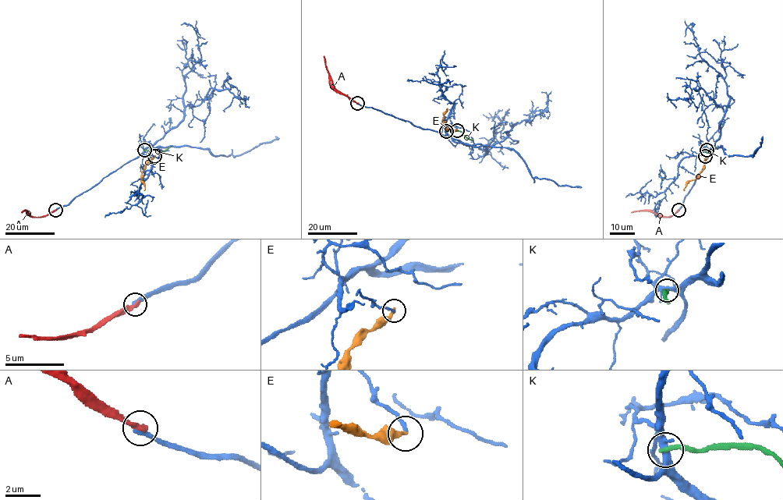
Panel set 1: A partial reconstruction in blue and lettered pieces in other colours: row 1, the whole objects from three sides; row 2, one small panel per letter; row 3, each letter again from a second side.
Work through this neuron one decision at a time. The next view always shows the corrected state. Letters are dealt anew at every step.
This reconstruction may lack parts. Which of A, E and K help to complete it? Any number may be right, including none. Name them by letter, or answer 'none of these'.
none of these

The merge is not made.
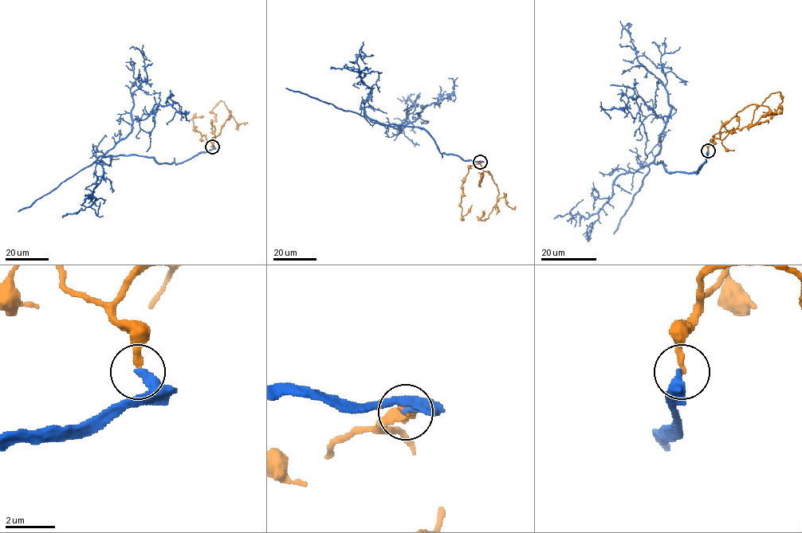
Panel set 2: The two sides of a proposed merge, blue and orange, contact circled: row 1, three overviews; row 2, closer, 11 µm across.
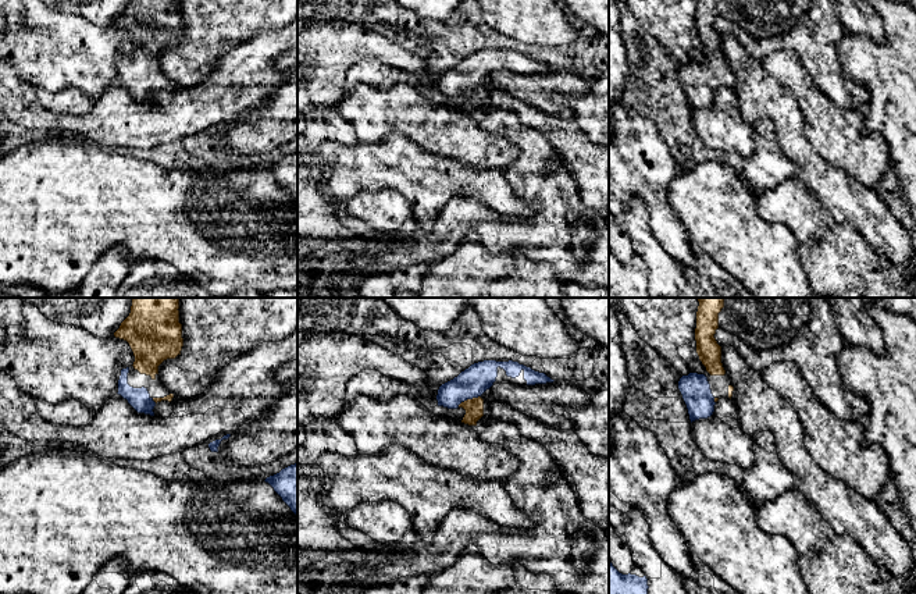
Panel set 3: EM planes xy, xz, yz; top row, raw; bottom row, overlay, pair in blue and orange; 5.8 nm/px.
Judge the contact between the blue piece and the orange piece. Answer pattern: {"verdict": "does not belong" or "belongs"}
{"verdict": "belongs"}

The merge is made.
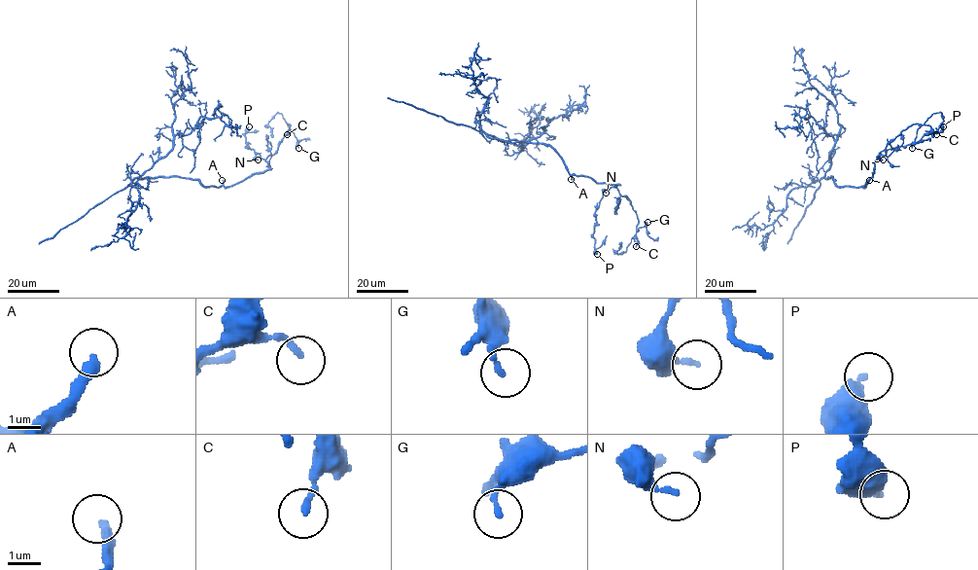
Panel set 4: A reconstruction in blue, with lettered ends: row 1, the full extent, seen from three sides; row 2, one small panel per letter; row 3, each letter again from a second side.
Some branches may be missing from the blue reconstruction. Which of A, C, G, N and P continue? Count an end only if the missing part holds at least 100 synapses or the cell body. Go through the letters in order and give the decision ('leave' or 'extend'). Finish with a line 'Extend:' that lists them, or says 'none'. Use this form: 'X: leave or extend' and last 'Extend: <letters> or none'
A: extend
C: leave
G: leave
N: leave
P: leave
Extend: A

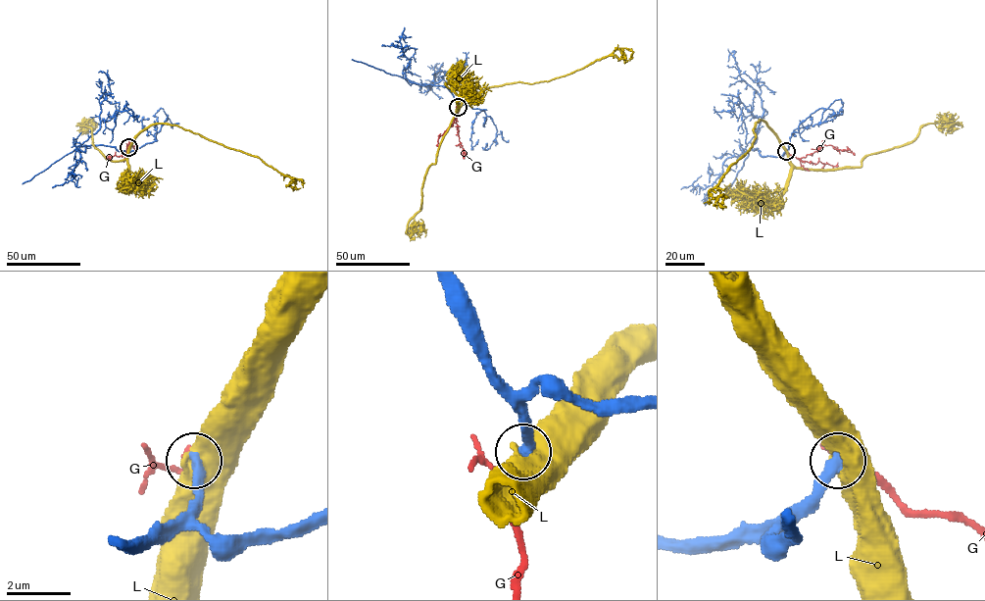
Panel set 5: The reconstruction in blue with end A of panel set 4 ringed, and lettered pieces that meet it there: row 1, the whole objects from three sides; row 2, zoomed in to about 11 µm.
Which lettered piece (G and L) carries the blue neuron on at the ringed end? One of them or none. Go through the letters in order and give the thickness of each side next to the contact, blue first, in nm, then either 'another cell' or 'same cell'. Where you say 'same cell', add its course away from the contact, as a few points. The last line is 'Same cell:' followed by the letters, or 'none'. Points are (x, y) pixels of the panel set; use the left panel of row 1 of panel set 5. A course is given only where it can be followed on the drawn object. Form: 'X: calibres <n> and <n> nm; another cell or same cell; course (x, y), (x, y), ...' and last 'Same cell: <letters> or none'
G: calibres 320 and 130 nm; another cell
L: calibres 320 and 850 nm; another cell
Same cell: none

